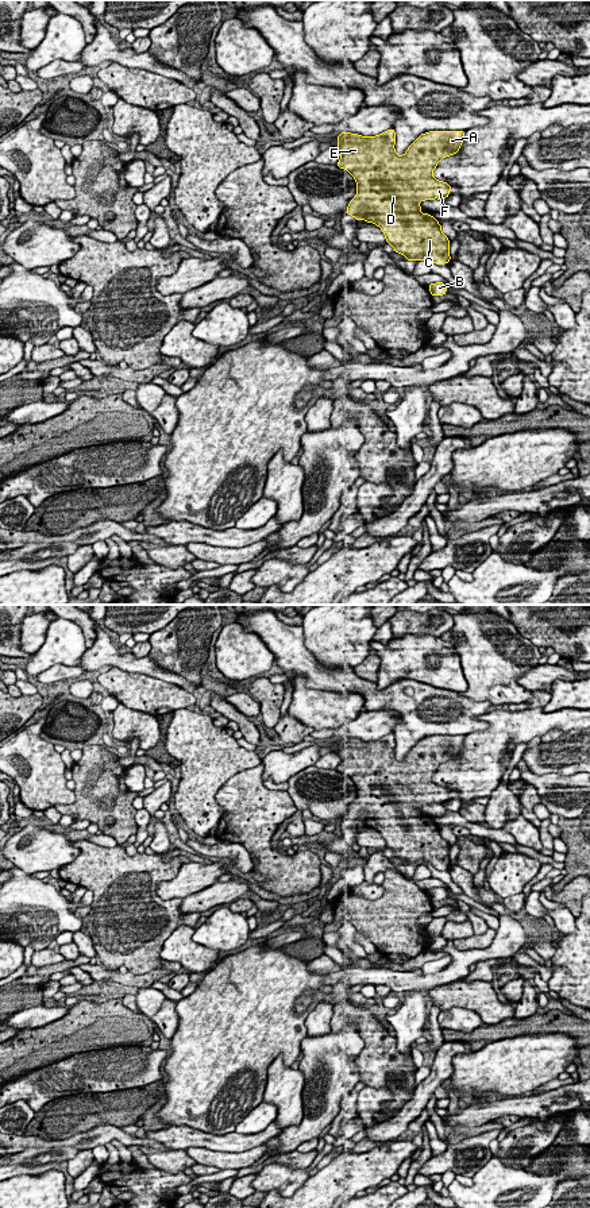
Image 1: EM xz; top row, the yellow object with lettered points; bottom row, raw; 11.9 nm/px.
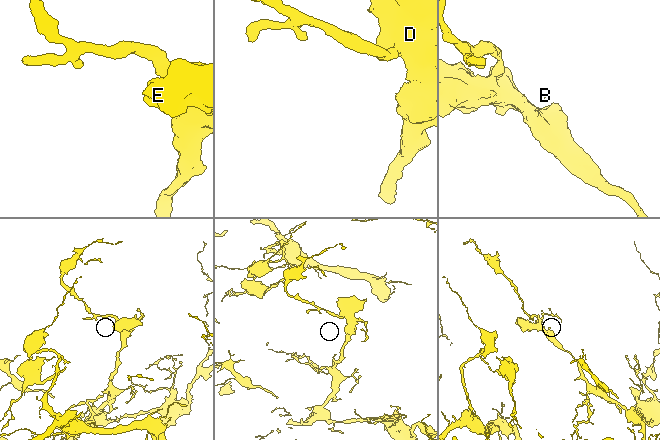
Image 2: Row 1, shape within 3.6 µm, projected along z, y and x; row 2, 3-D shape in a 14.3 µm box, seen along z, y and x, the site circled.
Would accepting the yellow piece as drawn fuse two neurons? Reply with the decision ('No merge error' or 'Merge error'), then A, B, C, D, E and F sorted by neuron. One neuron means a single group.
No merge error. Groups: A B C D E F

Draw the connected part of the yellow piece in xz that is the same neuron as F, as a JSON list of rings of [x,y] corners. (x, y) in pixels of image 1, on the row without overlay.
[[[390,733],[377,741],[360,741],[358,738],[342,737],[336,742],[339,746],[338,754],[342,759],[336,768],[352,779],[356,786],[356,800],[350,806],[346,818],[354,821],[356,825],[366,825],[374,827],[385,838],[386,848],[394,852],[394,857],[402,858],[406,865],[424,865],[429,862],[436,869],[450,868],[450,845],[441,837],[441,830],[433,821],[421,818],[423,814],[417,807],[424,804],[439,803],[443,804],[450,800],[451,790],[437,786],[432,781],[432,776],[439,765],[458,759],[463,748],[466,736],[431,736],[421,738],[406,754],[402,761],[398,761],[394,754],[396,738]]]

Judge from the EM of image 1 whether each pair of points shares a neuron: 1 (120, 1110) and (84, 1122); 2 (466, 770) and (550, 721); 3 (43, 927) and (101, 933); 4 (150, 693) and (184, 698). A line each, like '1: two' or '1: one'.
1: one
2: one
3: two
4: one

